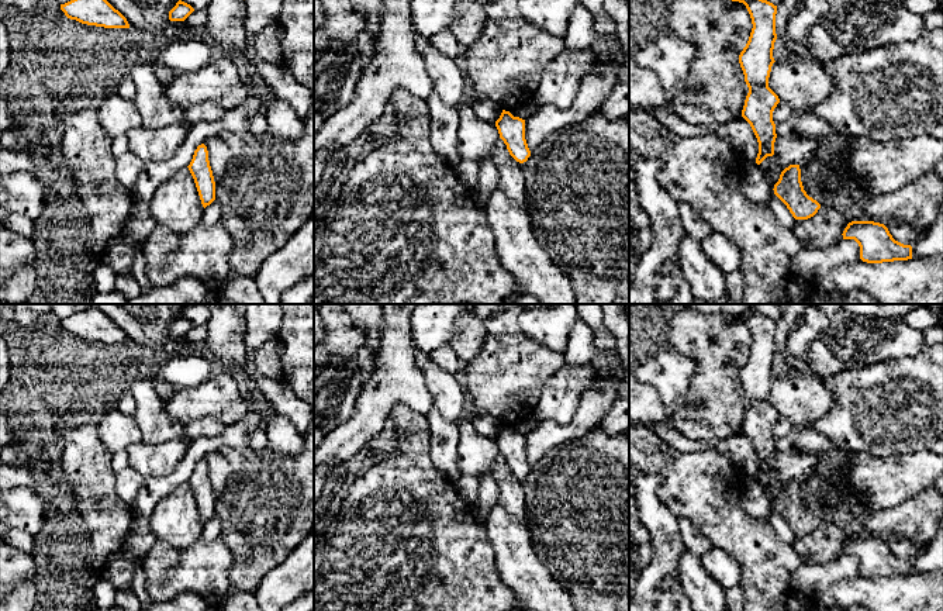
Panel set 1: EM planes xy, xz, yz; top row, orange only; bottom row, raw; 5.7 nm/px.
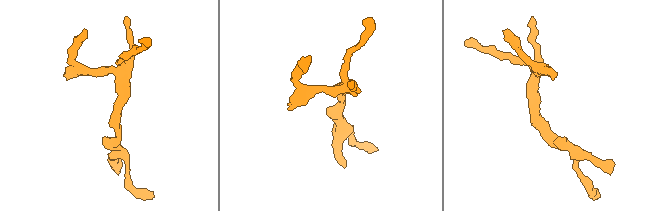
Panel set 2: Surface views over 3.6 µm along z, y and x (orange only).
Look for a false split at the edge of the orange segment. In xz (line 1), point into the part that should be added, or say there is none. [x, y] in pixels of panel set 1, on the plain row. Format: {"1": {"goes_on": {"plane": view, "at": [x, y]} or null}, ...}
{"1": {"goes_on": null}}

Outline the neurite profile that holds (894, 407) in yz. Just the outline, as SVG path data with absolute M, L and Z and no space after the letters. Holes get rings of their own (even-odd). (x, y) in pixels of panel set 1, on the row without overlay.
M943 342L928 346L915 356L843 370L822 380L833 394L833 405L809 427L829 438L839 449L877 456L916 452L933 452L943 456Z

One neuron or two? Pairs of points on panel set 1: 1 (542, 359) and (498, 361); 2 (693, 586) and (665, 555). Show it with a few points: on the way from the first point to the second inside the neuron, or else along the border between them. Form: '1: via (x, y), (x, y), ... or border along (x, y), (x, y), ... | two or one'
1: via (531, 363), (510, 363) | one
2: border along (684, 548), (677, 575) | two

